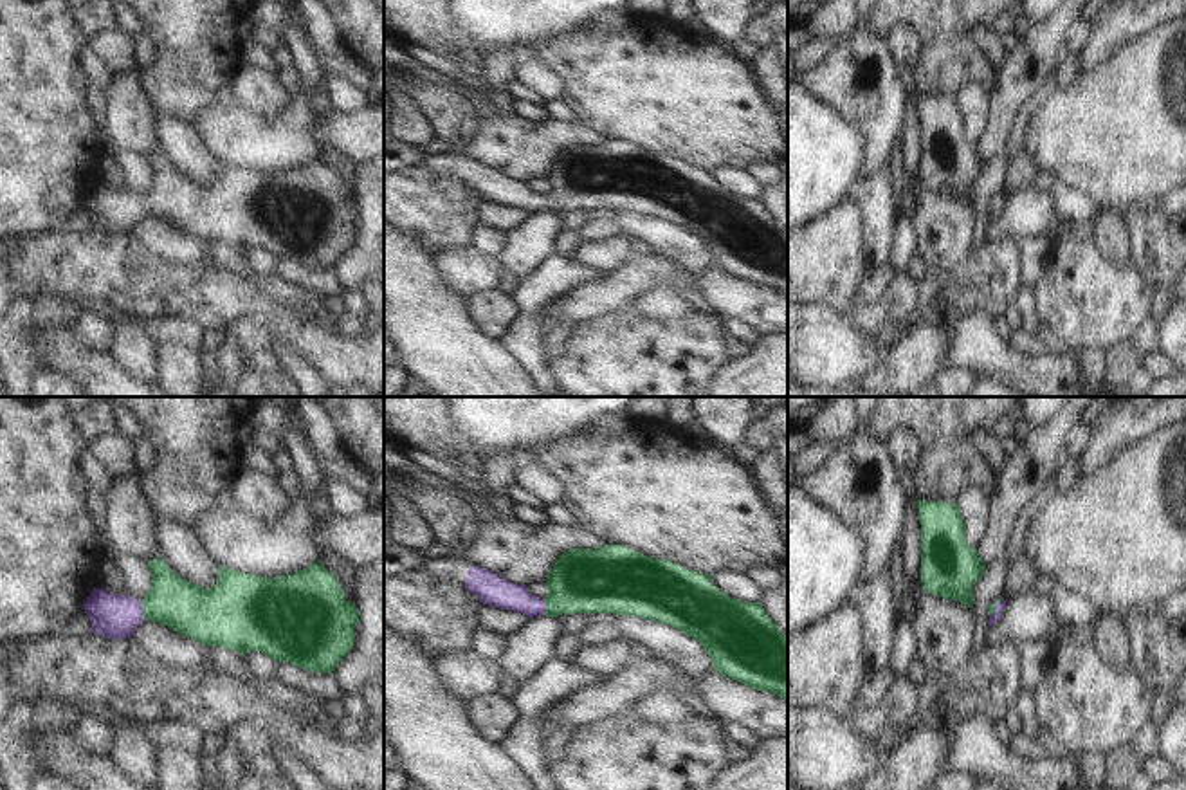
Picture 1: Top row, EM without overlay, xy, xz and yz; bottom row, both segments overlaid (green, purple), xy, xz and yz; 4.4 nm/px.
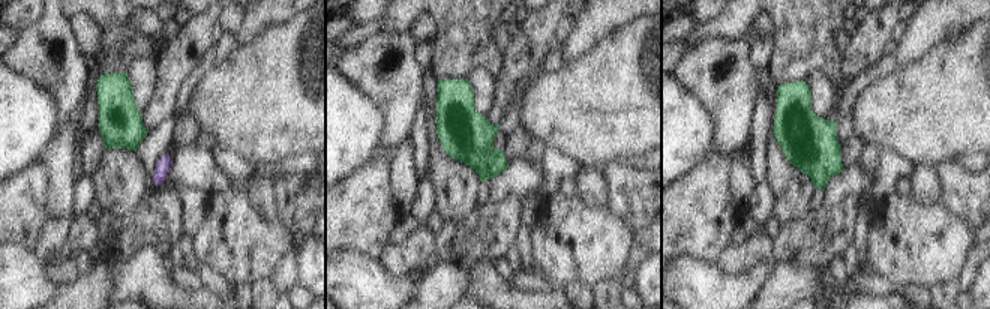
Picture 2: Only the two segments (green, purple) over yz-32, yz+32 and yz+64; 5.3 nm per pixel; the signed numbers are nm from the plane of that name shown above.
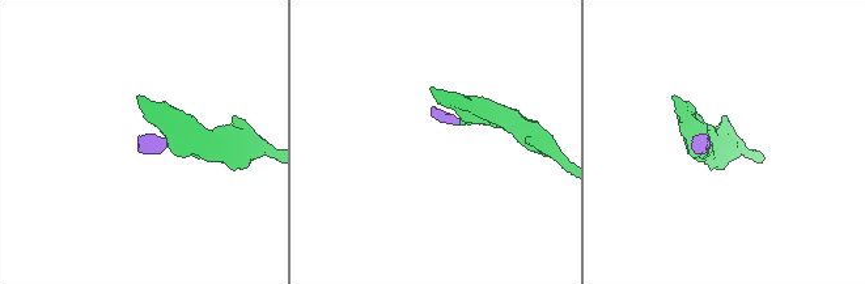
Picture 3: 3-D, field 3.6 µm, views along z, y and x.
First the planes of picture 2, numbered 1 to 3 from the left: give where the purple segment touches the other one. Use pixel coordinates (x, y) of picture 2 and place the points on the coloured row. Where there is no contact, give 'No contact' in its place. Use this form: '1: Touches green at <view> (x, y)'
1: No contact
2: No contact
3: No contact

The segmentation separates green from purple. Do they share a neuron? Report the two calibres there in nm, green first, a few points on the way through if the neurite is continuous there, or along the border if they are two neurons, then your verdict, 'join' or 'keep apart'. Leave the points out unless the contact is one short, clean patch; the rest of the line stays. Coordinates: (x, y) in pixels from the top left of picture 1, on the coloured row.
220/190 nm | across xy (188, 608), (143, 610), (110, 615) | join

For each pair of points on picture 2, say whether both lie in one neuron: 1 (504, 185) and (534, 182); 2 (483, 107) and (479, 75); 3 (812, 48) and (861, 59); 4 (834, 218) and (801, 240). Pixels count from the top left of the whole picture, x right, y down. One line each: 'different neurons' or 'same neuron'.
1: same neuron
2: same neuron
3: different neurons
4: same neuron

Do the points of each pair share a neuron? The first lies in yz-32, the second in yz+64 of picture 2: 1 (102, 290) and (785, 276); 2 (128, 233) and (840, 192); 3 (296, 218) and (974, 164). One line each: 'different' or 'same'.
1: same
2: different
3: different

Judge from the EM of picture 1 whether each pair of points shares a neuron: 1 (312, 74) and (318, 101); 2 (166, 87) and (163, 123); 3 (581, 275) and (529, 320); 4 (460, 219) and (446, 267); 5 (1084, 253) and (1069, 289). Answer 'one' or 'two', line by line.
1: one
2: two
3: one
4: two
5: one

